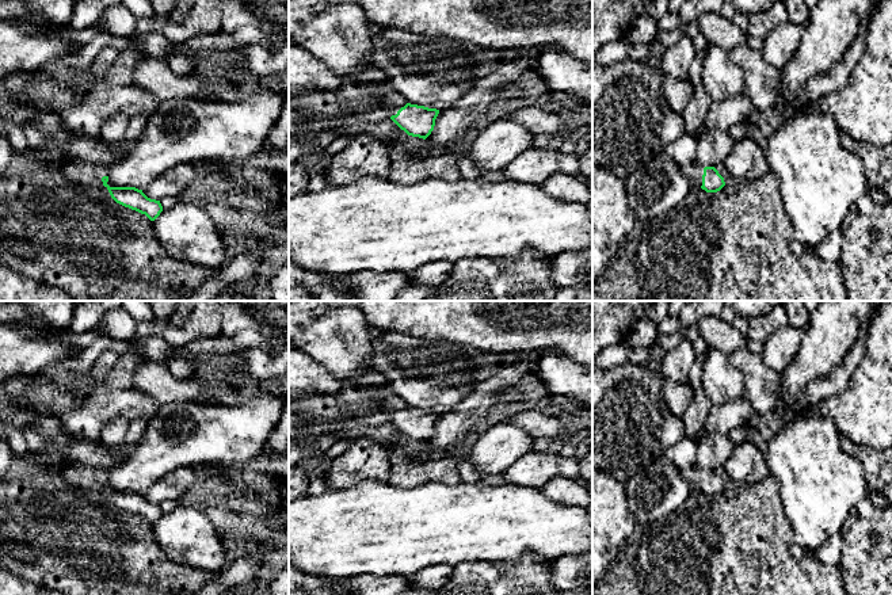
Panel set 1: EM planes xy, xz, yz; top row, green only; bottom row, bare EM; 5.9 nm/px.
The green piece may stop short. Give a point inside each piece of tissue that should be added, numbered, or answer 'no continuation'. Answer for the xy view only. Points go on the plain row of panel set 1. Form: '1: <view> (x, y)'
1: xy (77, 475)

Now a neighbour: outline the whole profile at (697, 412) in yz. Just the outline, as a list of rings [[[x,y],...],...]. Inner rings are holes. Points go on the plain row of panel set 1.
[[[695,389],[682,416],[687,438],[695,442],[700,439],[712,407],[706,394],[701,389]]]

